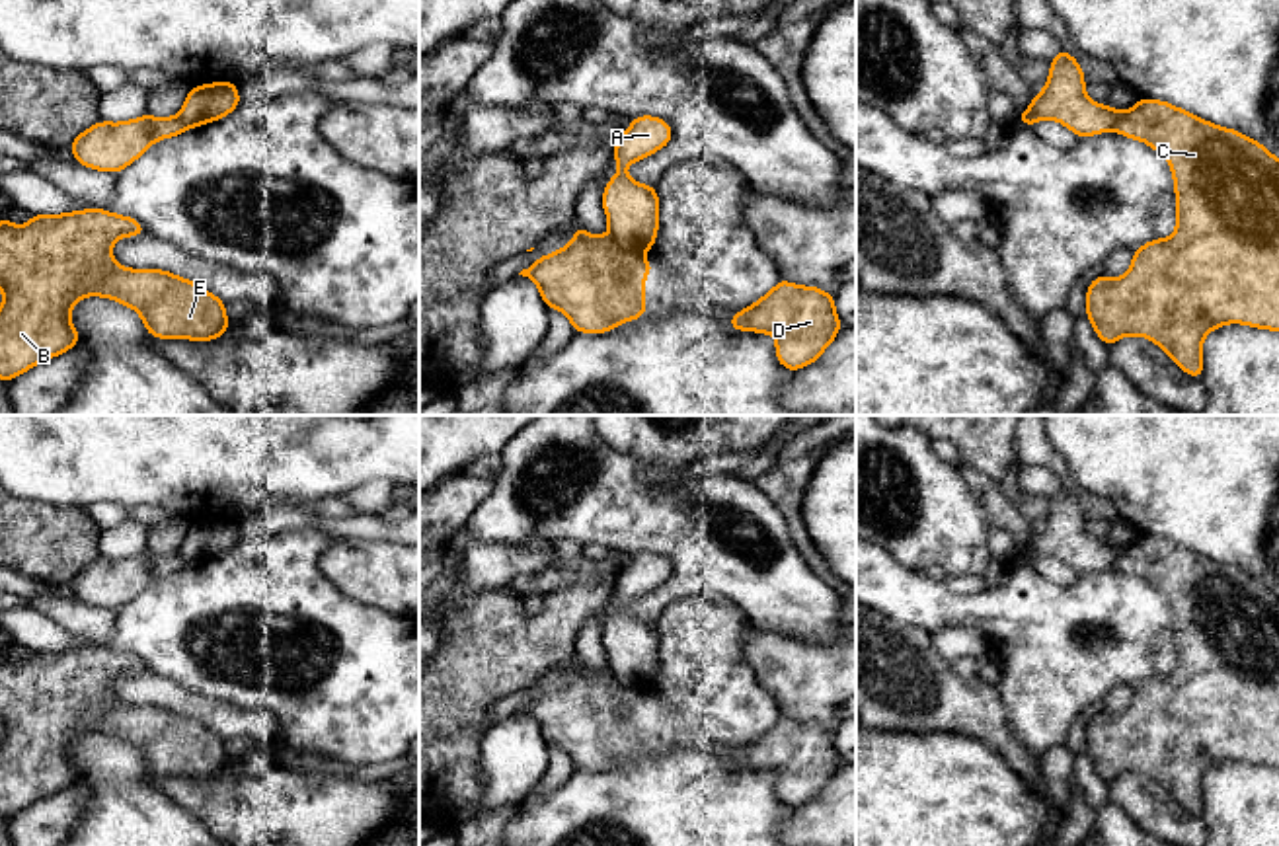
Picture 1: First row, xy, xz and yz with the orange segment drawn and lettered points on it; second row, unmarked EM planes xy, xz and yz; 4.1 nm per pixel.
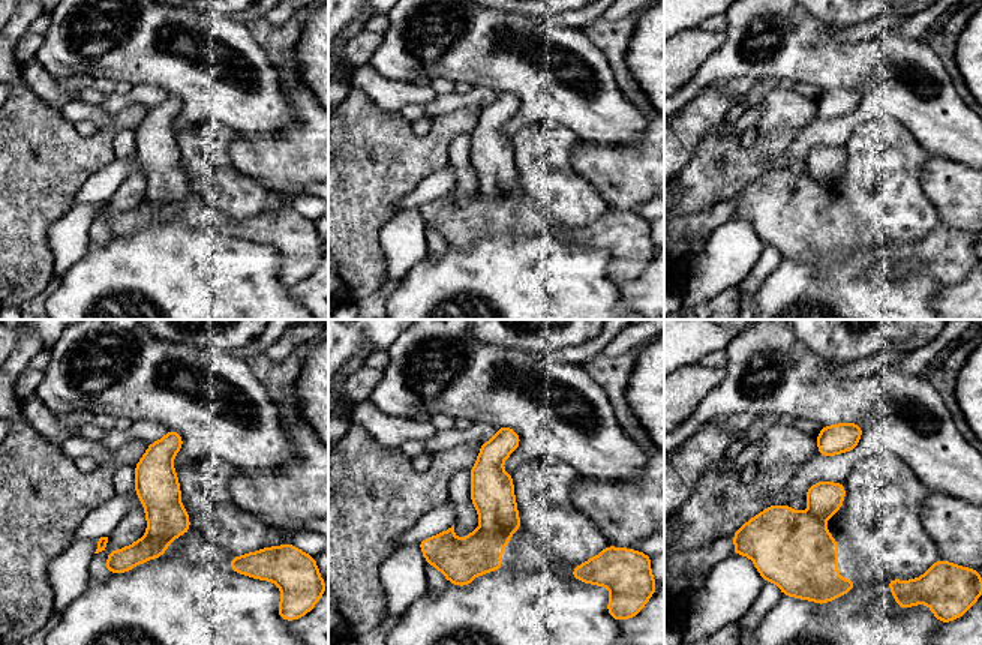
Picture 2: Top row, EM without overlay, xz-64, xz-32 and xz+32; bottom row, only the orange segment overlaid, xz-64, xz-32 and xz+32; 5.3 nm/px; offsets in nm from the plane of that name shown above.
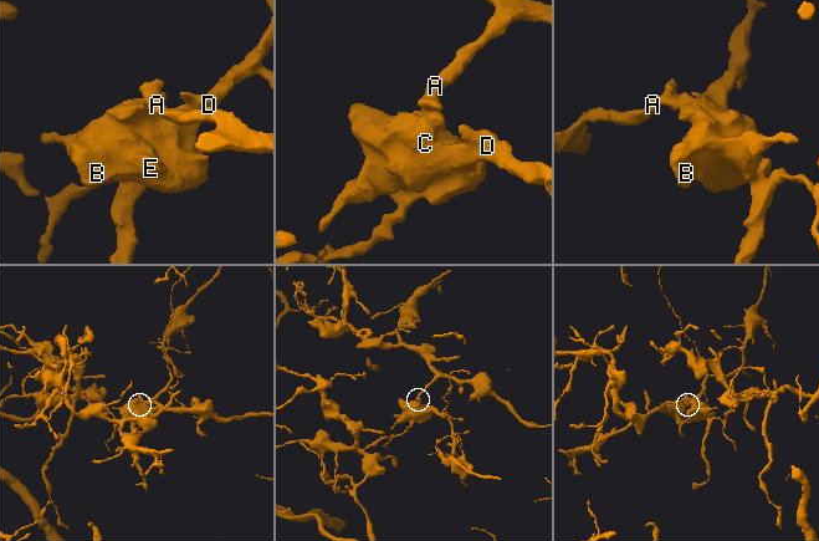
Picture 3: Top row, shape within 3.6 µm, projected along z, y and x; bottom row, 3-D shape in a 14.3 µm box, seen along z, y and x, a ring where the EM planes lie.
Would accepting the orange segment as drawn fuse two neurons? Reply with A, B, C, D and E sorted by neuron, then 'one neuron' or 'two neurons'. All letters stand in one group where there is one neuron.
groups A / B C D E; two neurons

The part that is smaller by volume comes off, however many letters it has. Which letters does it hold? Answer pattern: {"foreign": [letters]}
{"foreign": ["B", "C", "D", "E"]}

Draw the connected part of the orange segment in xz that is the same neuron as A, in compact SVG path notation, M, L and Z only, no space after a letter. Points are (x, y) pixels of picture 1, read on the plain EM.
M651 552L634 554L630 565L616 575L612 595L618 610L602 630L602 645L610 673L628 688L643 690L653 684L659 663L659 634L655 624L626 612L626 604L669 581L673 565Z

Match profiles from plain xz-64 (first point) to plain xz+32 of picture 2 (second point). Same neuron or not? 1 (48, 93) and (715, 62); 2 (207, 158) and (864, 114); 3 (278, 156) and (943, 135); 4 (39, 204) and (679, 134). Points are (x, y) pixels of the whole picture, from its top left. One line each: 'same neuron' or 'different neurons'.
1: different neurons
2: different neurons
3: different neurons
4: different neurons

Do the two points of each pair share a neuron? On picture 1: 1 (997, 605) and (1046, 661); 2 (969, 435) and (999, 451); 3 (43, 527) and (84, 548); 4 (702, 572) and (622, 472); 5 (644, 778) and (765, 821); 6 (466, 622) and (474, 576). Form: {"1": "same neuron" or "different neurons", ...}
{"1": "same neuron", "2": "same neuron", "3": "same neuron", "4": "same neuron", "5": "same neuron", "6": "different neurons"}

